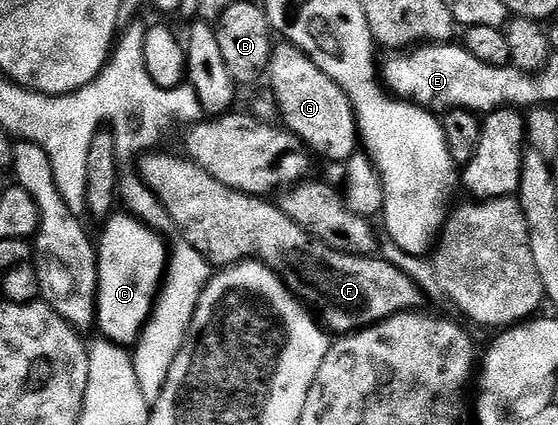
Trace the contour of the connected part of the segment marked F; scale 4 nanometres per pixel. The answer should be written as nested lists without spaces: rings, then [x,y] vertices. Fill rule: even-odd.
[[[153,150],[139,157],[140,181],[160,199],[160,205],[166,210],[166,214],[170,214],[172,228],[180,231],[177,232],[179,239],[194,246],[194,250],[198,250],[198,254],[202,254],[202,258],[206,258],[213,269],[231,268],[241,260],[259,260],[279,276],[296,299],[315,313],[319,323],[332,334],[358,332],[361,328],[369,328],[371,324],[382,322],[399,312],[411,312],[421,307],[425,293],[415,280],[411,280],[405,272],[388,260],[351,256],[338,250],[330,250],[330,246],[318,242],[313,236],[306,234],[302,226],[286,218],[286,214],[282,214],[280,207],[271,199],[251,196],[230,186],[222,186],[222,182],[218,182],[218,178],[210,178],[210,174],[202,170],[202,166],[183,155],[171,156],[164,151]]]

